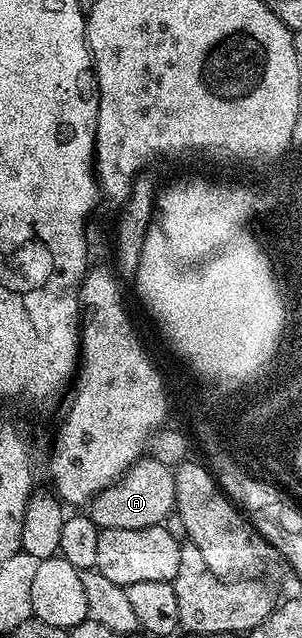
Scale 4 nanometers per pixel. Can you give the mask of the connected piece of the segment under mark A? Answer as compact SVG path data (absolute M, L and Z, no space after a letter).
M142 458L132 464L114 484L93 497L87 514L100 529L143 530L164 525L165 519L177 507L173 474L174 469L170 465L152 458Z

